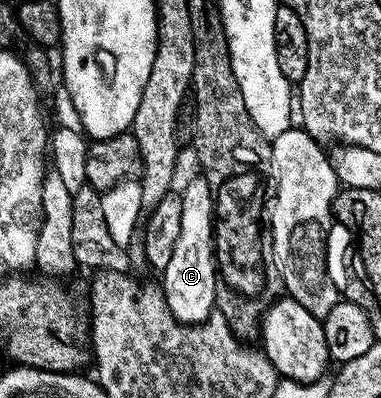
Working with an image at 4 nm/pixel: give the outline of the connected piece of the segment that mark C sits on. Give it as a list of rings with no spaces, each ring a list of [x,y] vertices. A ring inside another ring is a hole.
[[[197,179],[189,183],[180,193],[182,199],[182,231],[178,231],[178,243],[170,263],[162,271],[162,288],[170,311],[177,321],[186,325],[199,325],[214,311],[217,304],[216,286],[218,270],[214,256],[214,218],[212,216],[212,194],[208,182]]]

